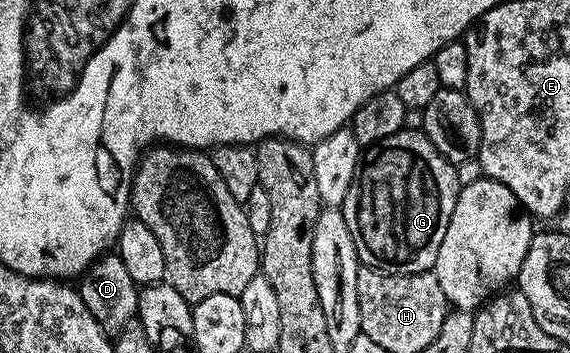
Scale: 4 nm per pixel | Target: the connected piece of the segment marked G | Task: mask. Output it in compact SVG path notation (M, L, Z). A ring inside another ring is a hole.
M404 129L385 137L379 143L370 144L362 152L359 173L349 189L342 205L342 213L353 233L353 245L364 267L386 271L388 275L416 275L431 271L437 261L437 249L445 241L445 229L449 229L450 217L460 191L456 164L450 163L419 129Z

